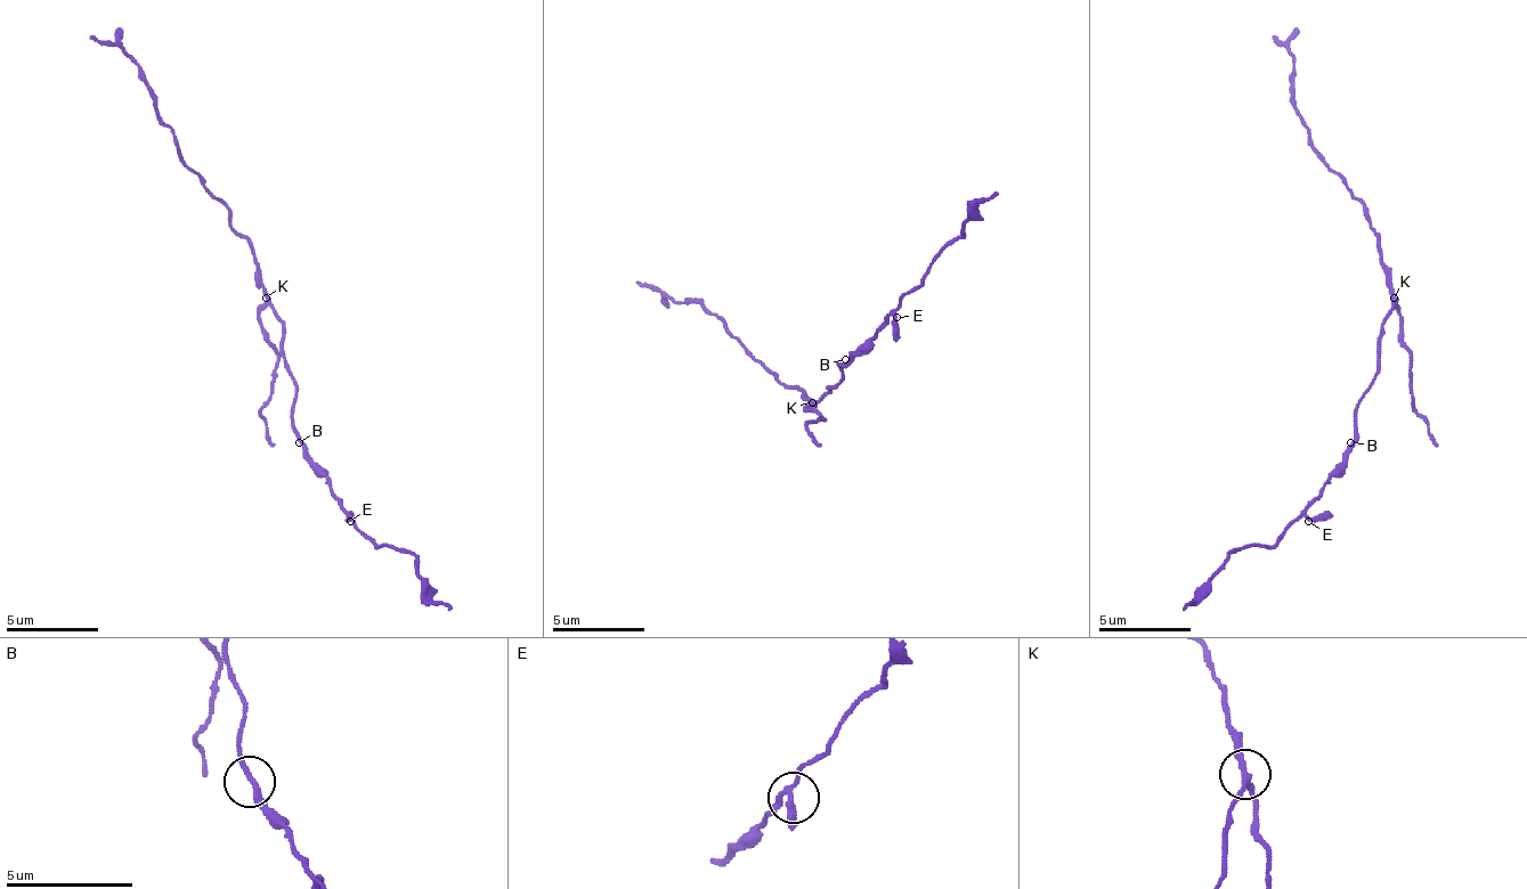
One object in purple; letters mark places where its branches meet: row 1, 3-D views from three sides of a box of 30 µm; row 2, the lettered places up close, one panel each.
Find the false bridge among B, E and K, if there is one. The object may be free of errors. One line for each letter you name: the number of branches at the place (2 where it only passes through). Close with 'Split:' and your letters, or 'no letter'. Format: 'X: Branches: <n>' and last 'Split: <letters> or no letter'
K: Branches: 3
Split: K

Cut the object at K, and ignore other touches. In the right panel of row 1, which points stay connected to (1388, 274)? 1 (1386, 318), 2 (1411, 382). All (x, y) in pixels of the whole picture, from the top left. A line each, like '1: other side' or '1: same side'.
1: other side
2: same side

